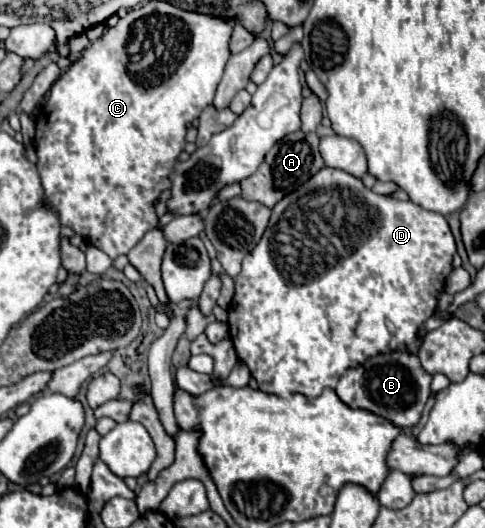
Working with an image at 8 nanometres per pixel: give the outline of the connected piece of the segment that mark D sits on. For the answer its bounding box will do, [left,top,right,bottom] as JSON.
[228,167,456,397]

